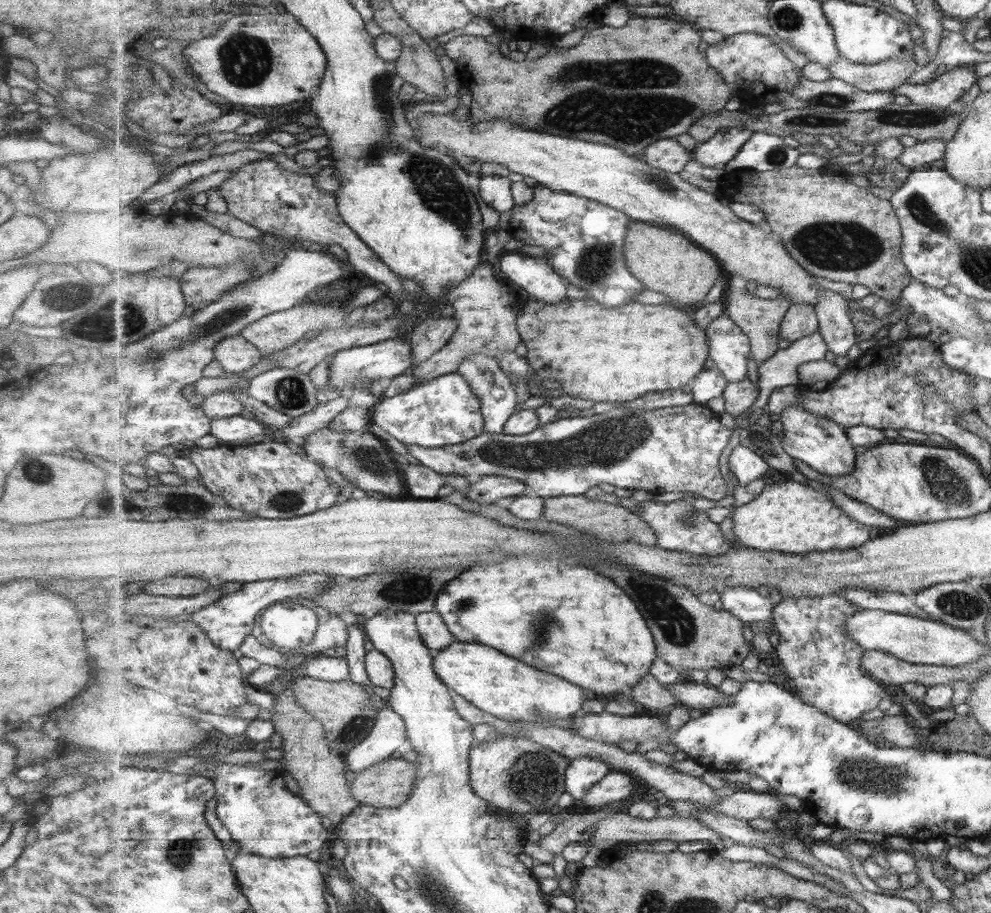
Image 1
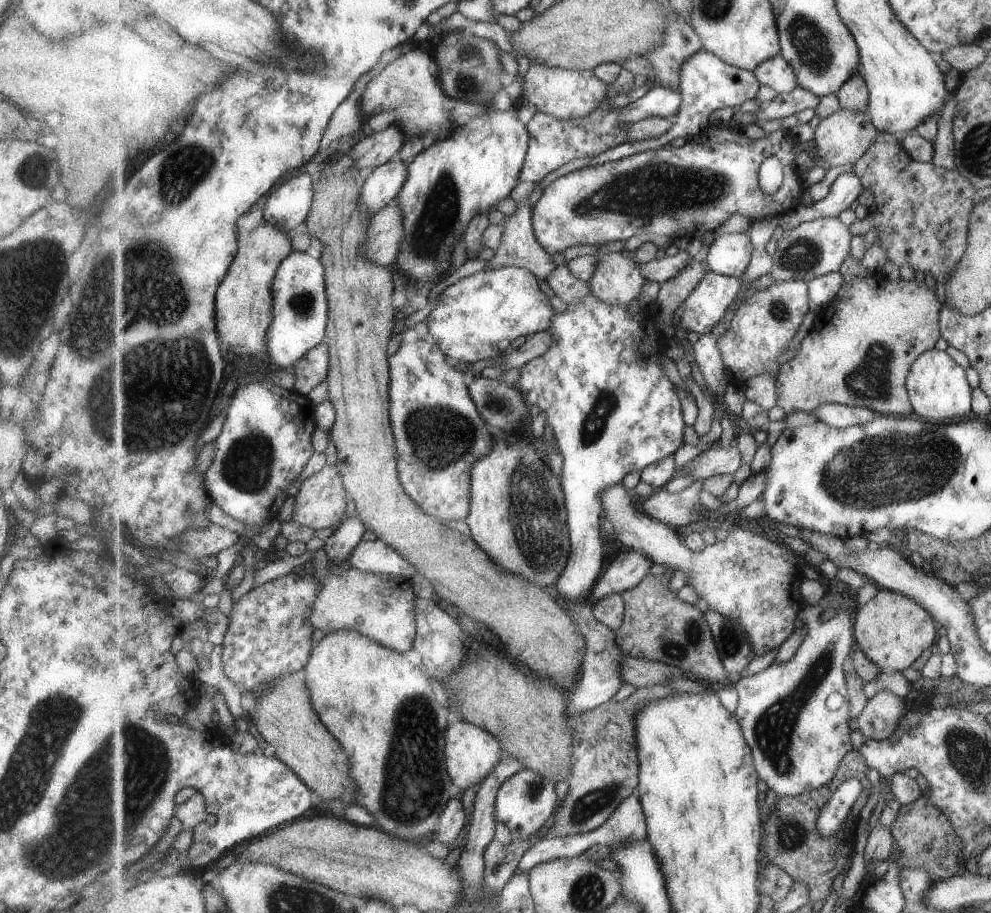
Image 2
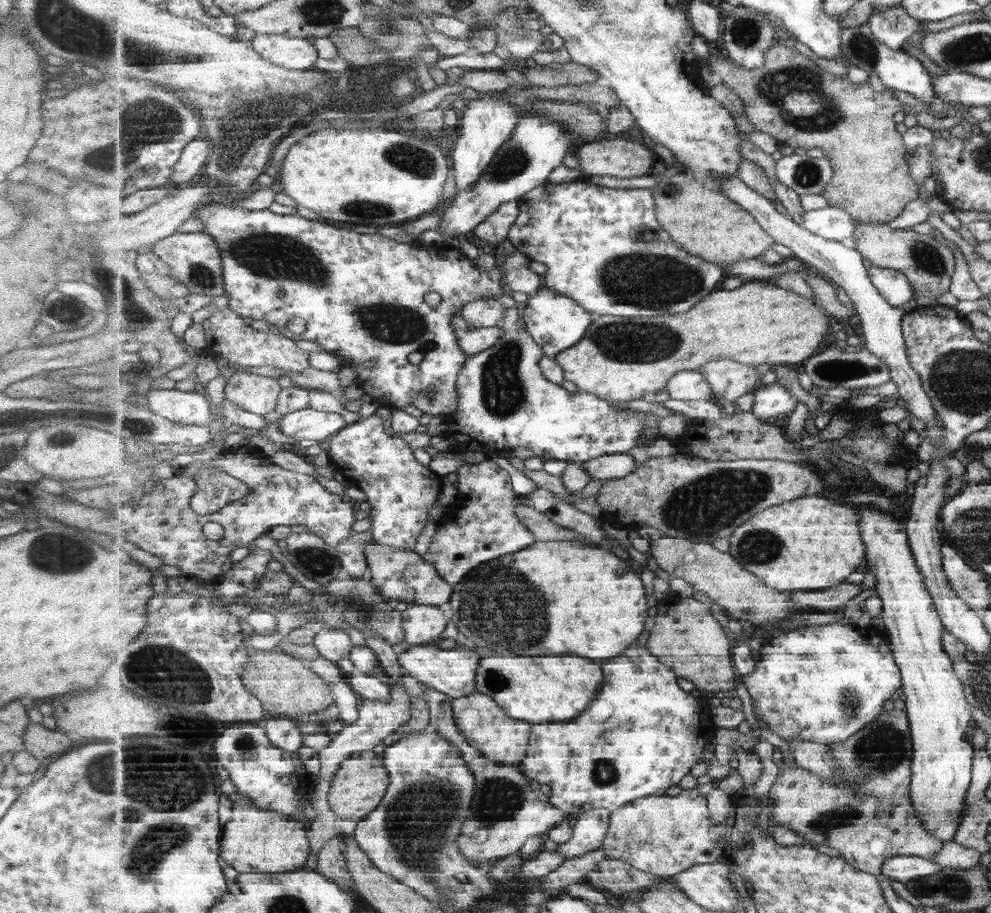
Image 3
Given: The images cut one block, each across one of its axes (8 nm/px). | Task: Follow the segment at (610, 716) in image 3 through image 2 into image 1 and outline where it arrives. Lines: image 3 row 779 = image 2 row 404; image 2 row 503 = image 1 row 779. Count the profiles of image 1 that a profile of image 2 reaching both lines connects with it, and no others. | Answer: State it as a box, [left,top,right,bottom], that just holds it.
[566,756,615,800]

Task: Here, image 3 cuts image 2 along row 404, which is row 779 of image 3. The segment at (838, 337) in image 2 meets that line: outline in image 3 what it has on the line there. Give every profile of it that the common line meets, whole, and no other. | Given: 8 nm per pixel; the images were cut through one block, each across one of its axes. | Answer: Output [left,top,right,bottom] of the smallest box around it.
[768,711,945,877]

